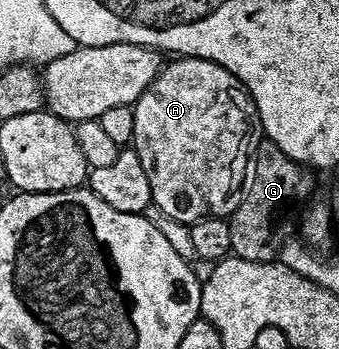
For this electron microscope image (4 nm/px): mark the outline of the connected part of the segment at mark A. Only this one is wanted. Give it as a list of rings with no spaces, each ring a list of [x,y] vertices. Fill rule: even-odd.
[[[180,57],[168,60],[159,74],[145,87],[133,106],[135,118],[133,119],[133,135],[135,136],[133,148],[141,159],[141,167],[145,167],[145,175],[149,175],[149,187],[151,188],[151,200],[169,219],[177,219],[184,223],[194,223],[200,221],[202,217],[221,217],[226,218],[235,212],[239,206],[239,198],[243,191],[243,183],[247,180],[247,158],[249,156],[249,144],[247,145],[247,136],[251,133],[251,124],[254,126],[257,121],[255,104],[248,95],[247,88],[239,82],[225,67],[221,67],[212,61],[206,61],[200,57]]]

